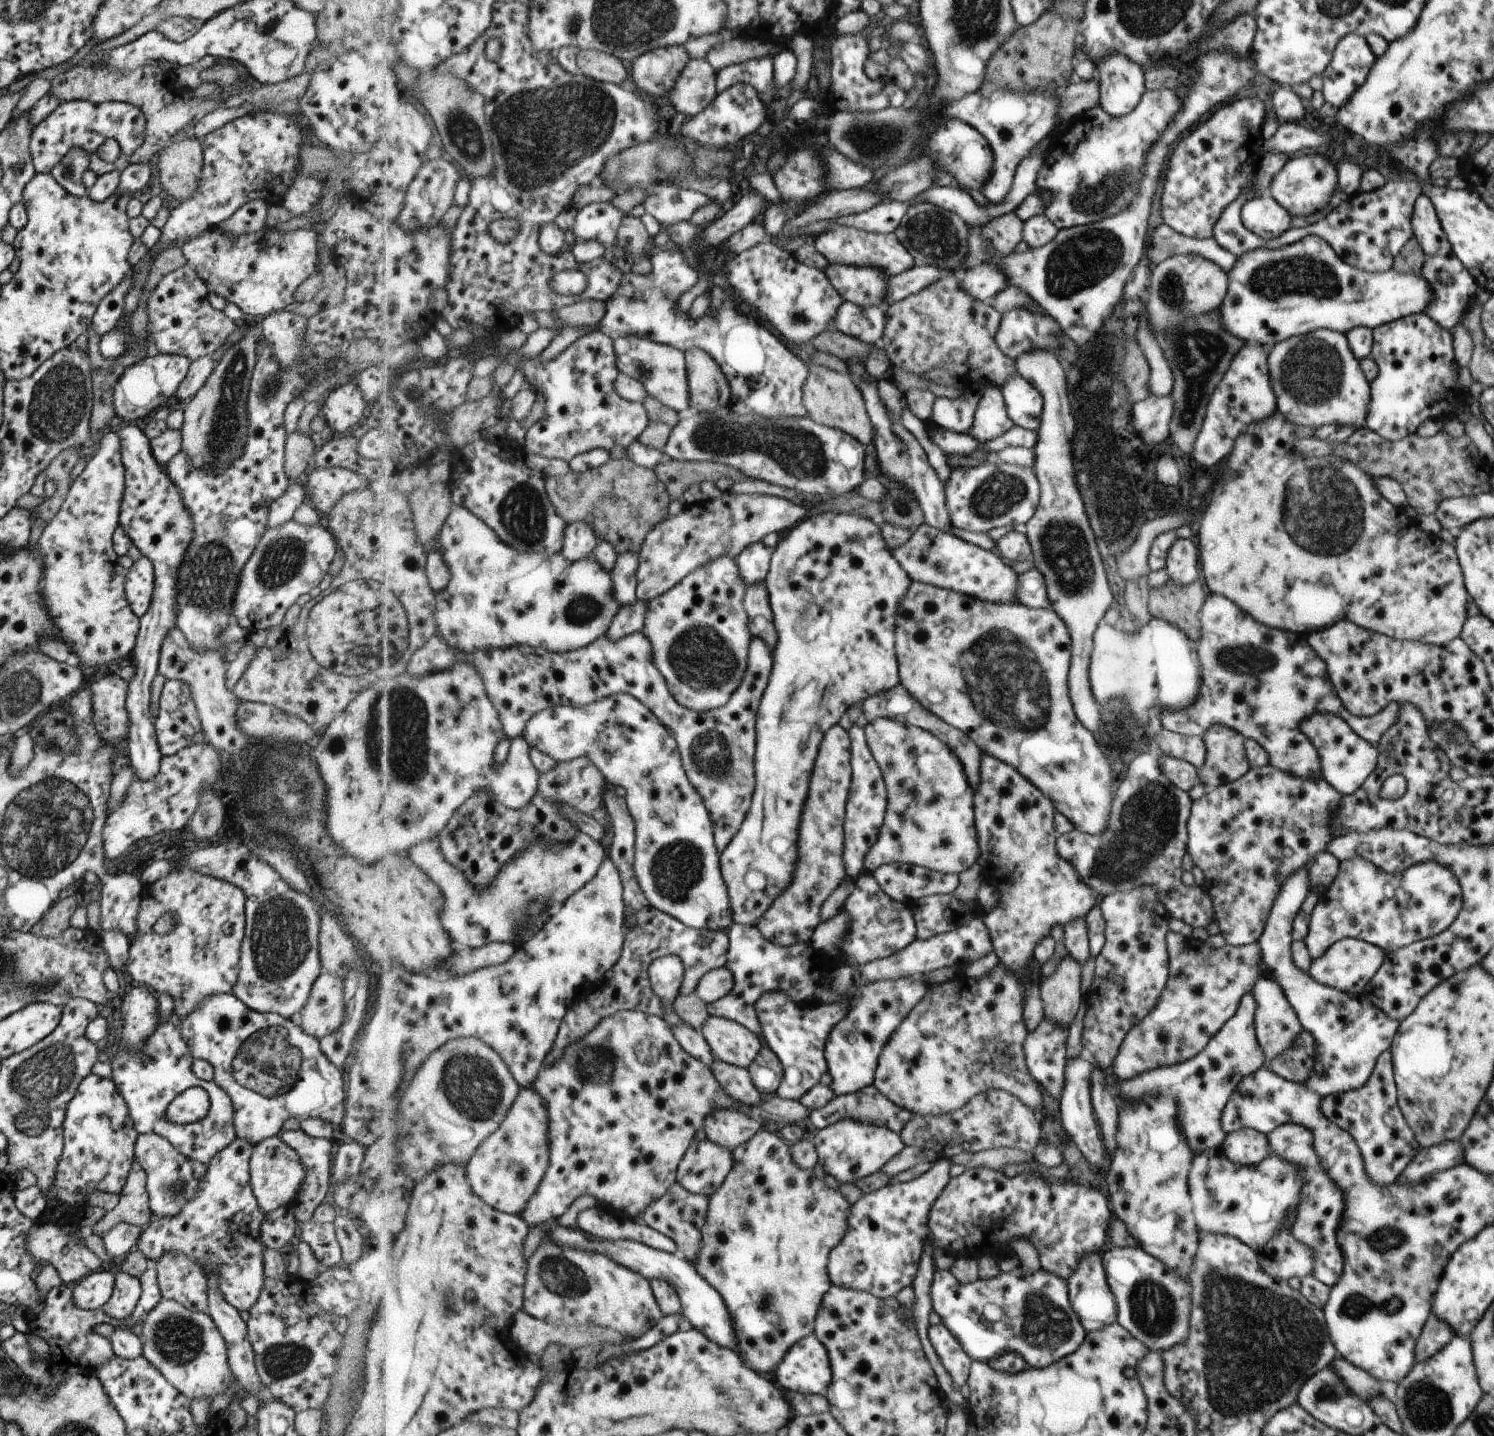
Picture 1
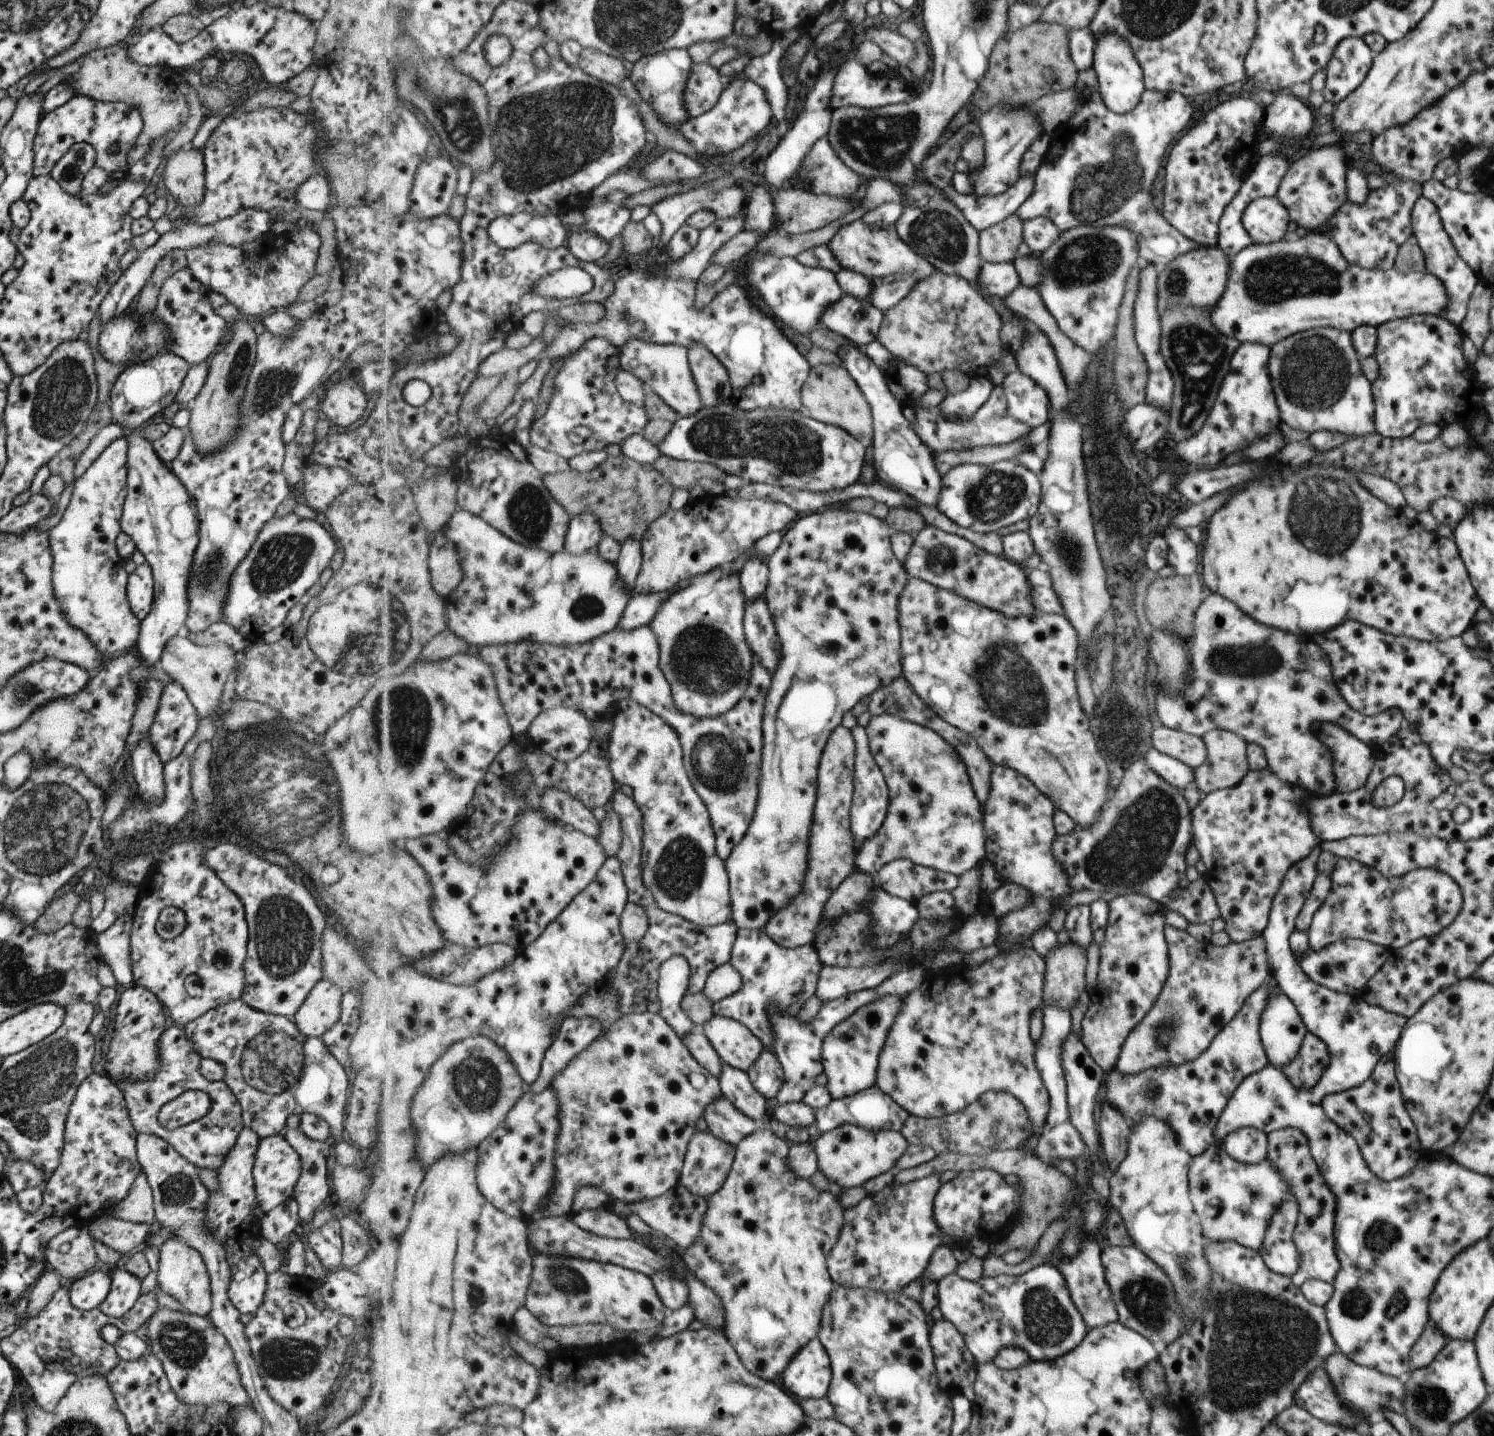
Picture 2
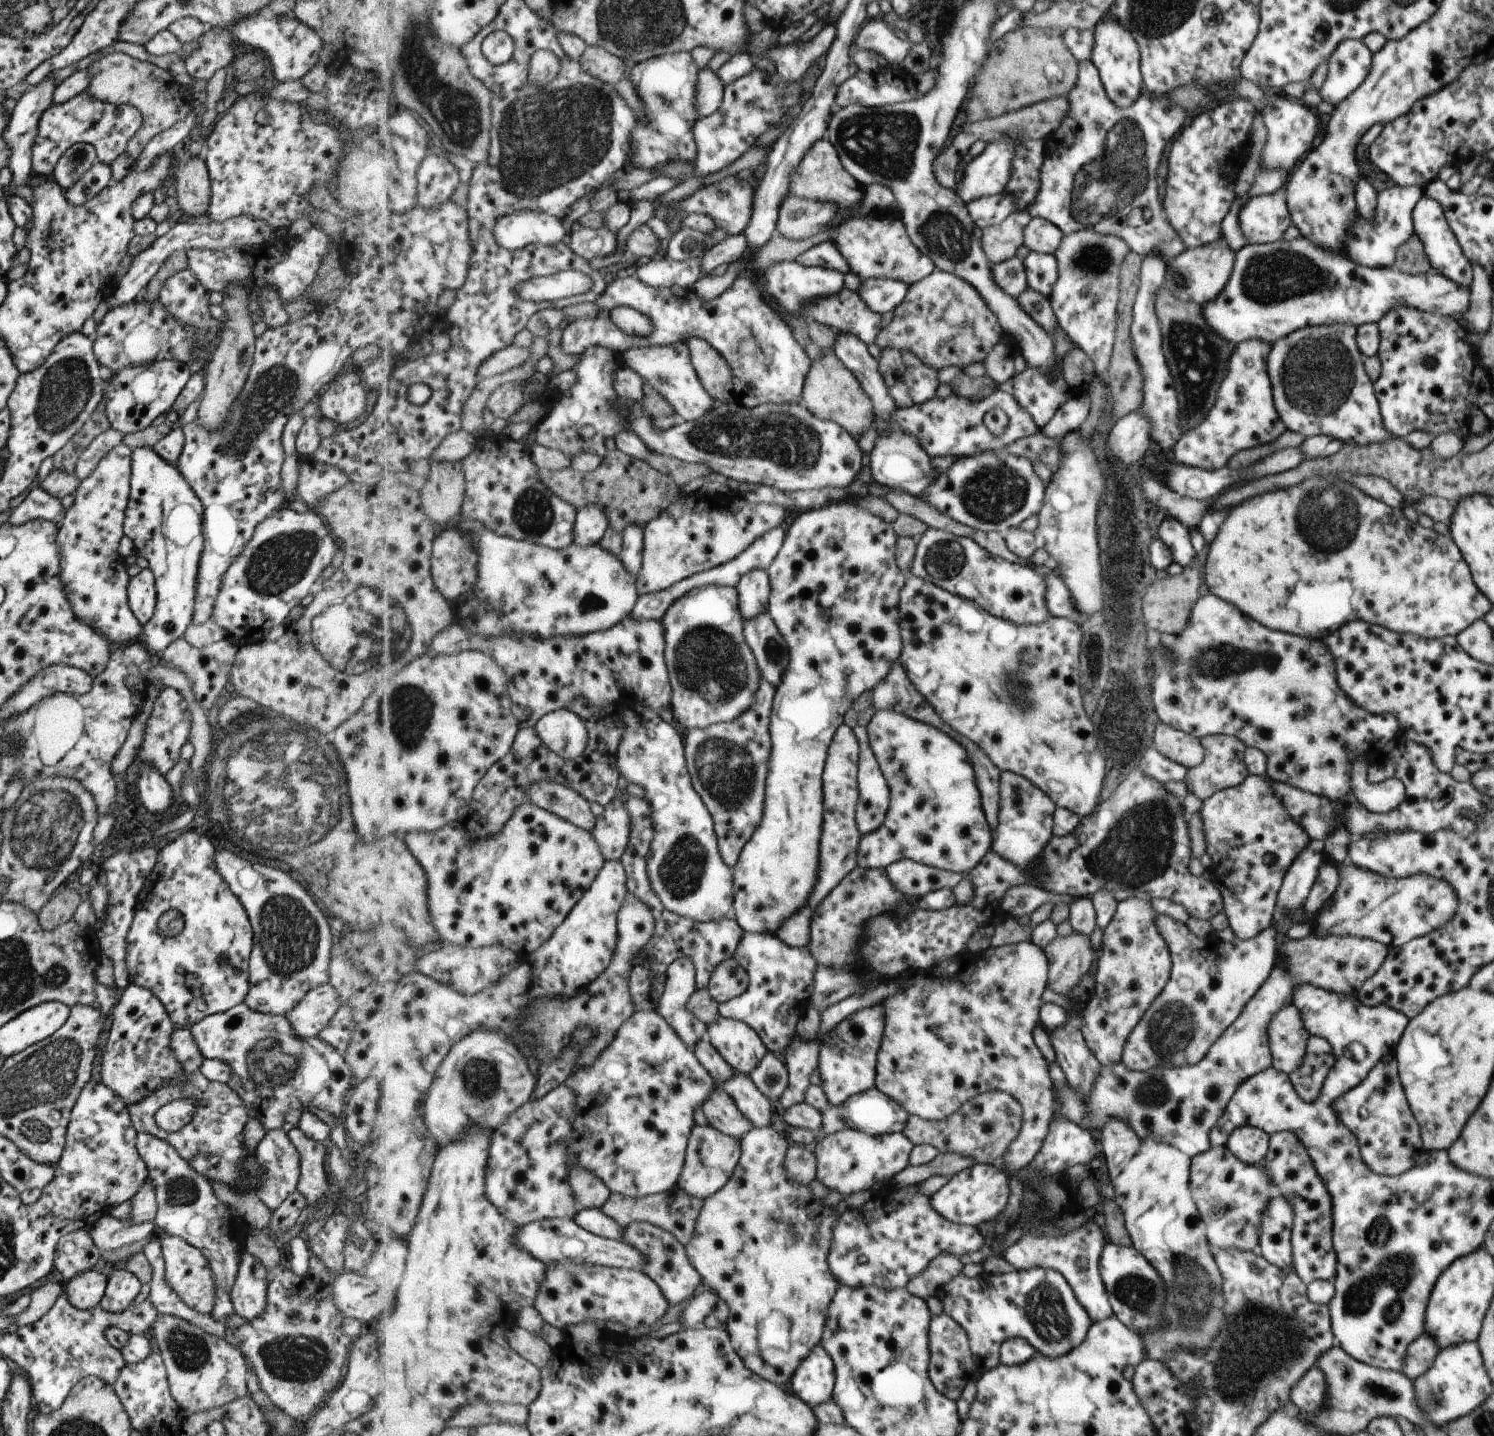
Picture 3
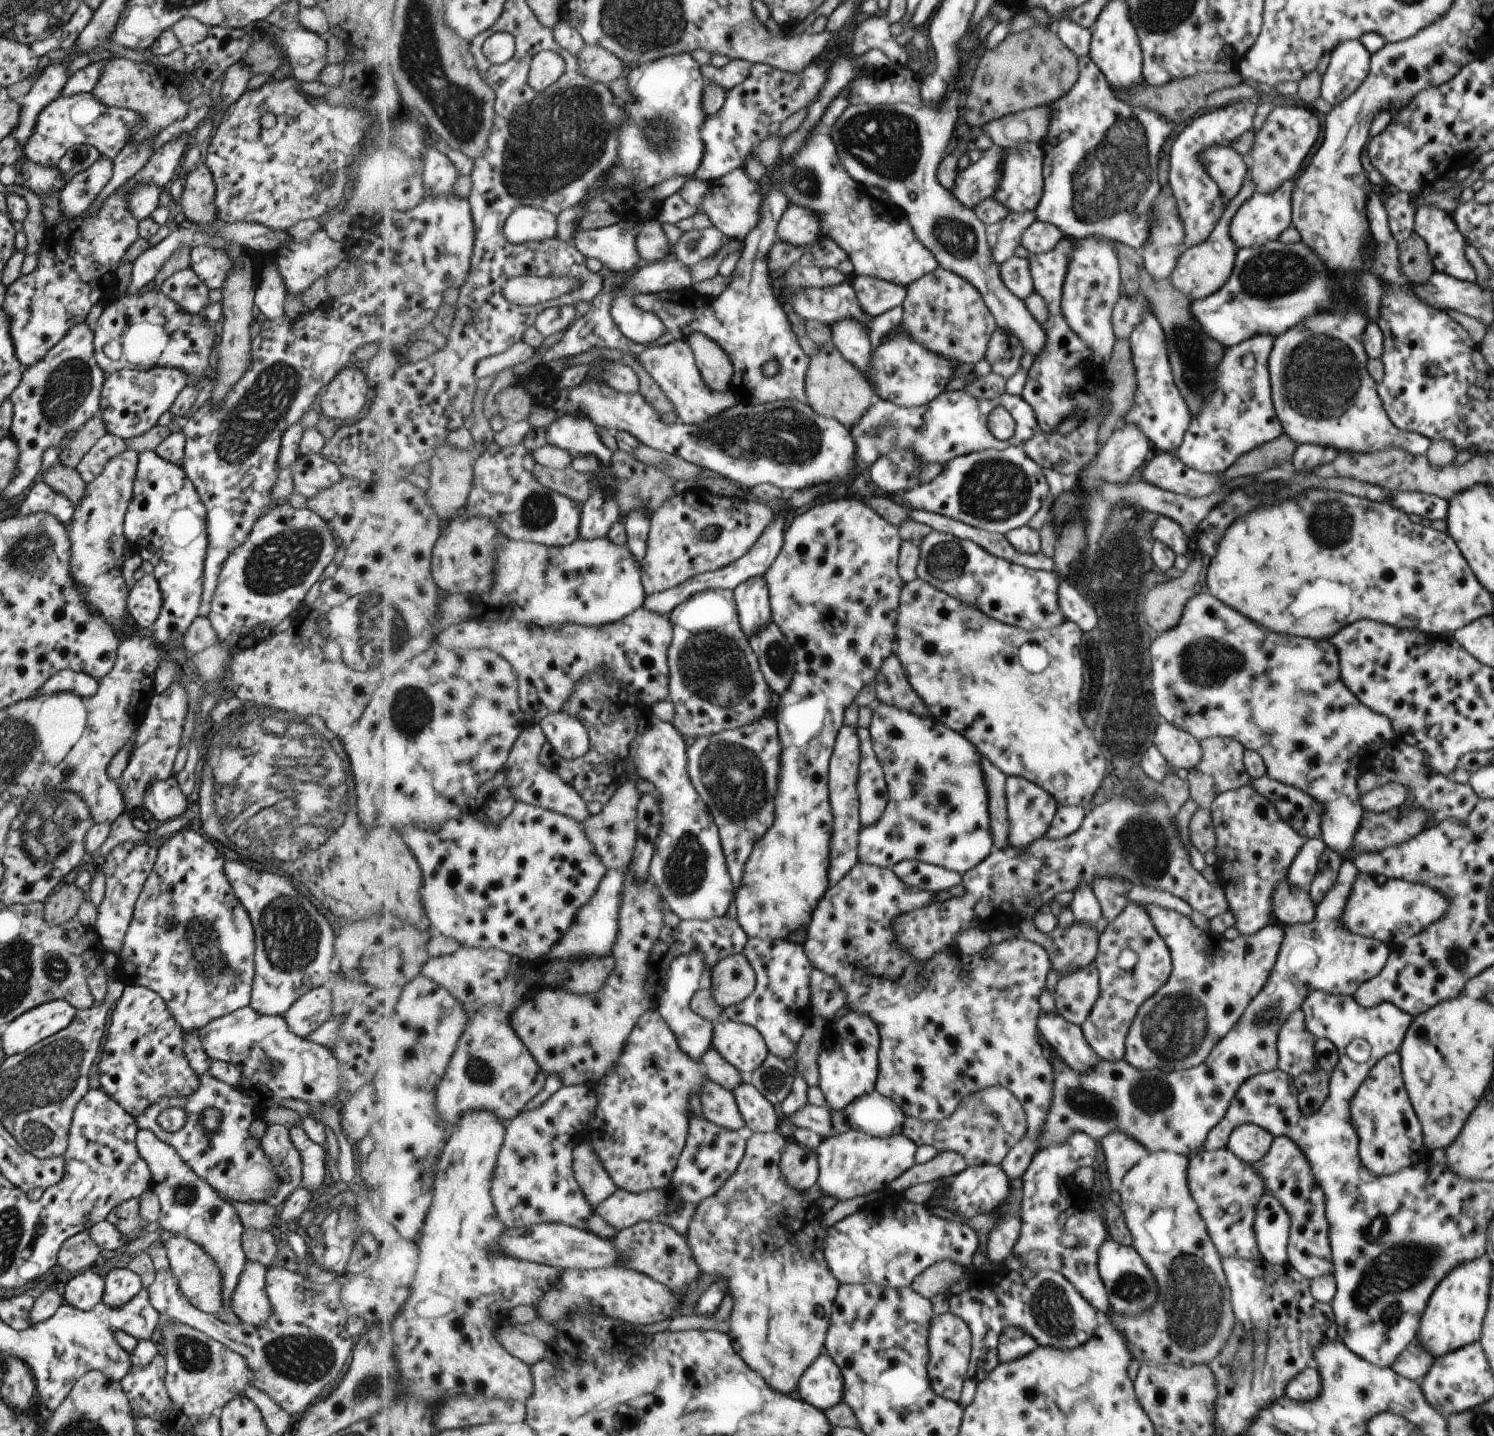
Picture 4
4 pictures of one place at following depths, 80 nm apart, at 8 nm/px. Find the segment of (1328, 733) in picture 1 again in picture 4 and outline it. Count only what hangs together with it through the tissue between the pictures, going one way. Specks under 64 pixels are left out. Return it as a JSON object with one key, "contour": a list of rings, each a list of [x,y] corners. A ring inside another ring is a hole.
{"contour":[[[1391,781],[1365,794],[1360,794],[1358,799],[1363,811],[1373,811],[1379,814],[1401,806],[1407,795],[1408,790],[1402,784]]]}

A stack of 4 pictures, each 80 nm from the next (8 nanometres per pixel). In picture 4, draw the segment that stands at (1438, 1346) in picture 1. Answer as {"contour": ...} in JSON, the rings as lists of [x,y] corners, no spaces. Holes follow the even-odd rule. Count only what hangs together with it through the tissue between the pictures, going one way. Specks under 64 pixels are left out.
{"contour":[[[1413,1341],[1401,1352],[1395,1364],[1390,1366],[1403,1378],[1419,1381],[1432,1366],[1434,1358],[1417,1342]]]}

